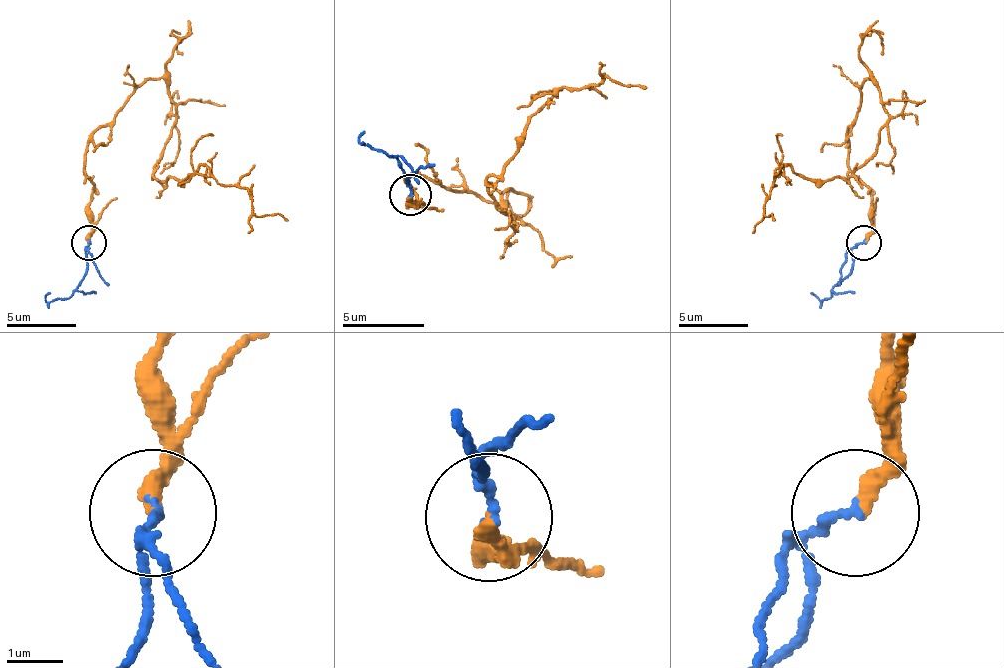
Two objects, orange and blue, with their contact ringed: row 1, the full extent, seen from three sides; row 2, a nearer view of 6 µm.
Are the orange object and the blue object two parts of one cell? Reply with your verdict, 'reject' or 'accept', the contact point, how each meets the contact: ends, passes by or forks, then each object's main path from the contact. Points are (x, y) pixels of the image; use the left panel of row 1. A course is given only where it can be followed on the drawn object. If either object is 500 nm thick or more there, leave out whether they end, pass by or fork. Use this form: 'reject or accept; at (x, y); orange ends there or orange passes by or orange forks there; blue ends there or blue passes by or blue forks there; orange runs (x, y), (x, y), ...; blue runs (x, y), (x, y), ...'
accept; at (88, 243); orange ends there; blue ends there; orange runs (88, 242), (84, 148), (160, 79), (174, 124), (153, 176), (212, 176), (240, 186), (254, 214), (289, 221); blue runs (88, 242), (84, 280), (67, 297), (53, 301), (49, 294)

